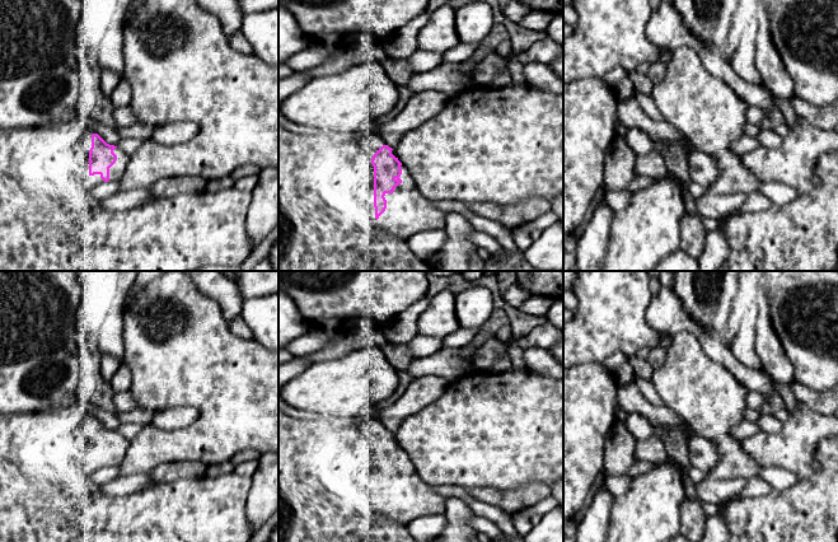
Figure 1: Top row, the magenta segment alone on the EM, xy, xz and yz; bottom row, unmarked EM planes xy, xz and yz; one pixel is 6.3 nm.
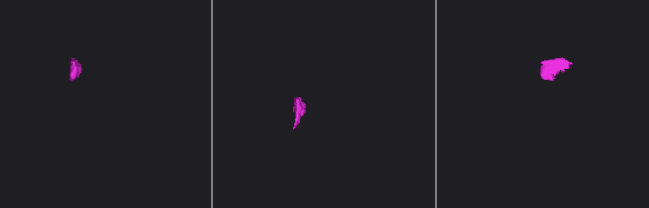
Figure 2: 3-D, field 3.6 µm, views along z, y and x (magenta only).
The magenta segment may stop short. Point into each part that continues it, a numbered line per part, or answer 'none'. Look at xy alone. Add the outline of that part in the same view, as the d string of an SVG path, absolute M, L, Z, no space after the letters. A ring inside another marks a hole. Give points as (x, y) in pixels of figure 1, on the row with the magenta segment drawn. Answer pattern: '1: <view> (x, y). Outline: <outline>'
1: xy (122, 159). Outline: M121 151L118 155L117 155L117 160L116 163L112 165L112 169L113 172L117 173L117 176L122 176L127 164L128 164L128 159L130 159L130 155L125 154L123 151Z

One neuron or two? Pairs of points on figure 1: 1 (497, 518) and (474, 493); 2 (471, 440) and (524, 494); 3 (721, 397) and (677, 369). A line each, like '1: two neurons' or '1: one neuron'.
1: two neurons
2: two neurons
3: one neuron

